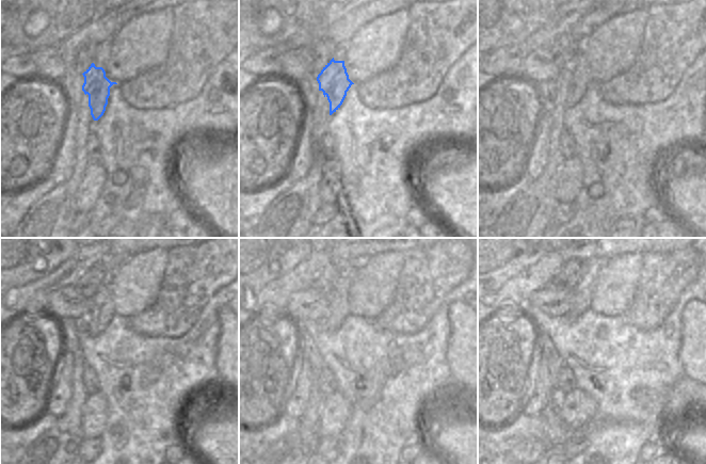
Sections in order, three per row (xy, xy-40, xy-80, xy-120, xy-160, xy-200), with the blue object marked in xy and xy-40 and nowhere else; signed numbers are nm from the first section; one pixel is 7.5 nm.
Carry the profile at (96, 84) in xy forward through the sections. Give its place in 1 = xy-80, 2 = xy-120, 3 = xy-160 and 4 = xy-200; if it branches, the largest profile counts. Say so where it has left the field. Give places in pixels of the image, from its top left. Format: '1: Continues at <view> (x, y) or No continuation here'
1: Continues at xy-80 (574, 77)
2: Continues at xy-120 (98, 309)
3: Continues at xy-160 (337, 309)
4: Continues at xy-200 (591, 268).

